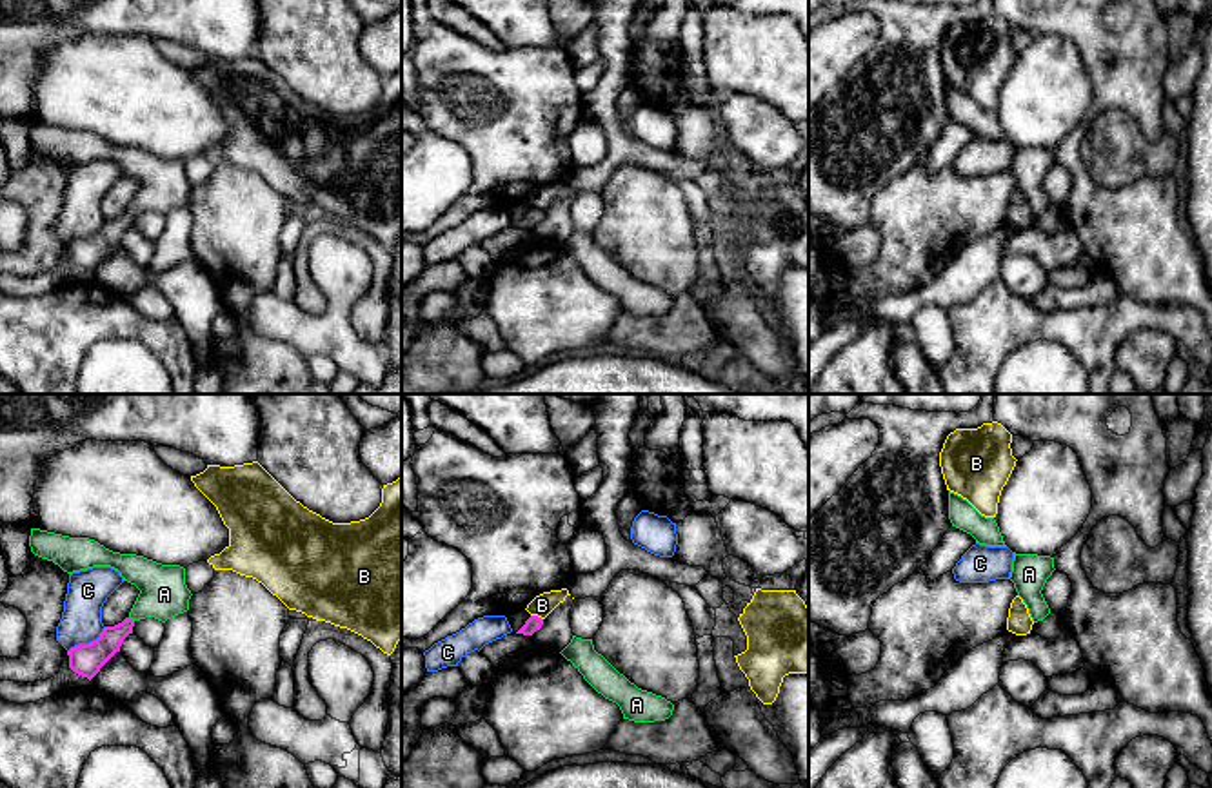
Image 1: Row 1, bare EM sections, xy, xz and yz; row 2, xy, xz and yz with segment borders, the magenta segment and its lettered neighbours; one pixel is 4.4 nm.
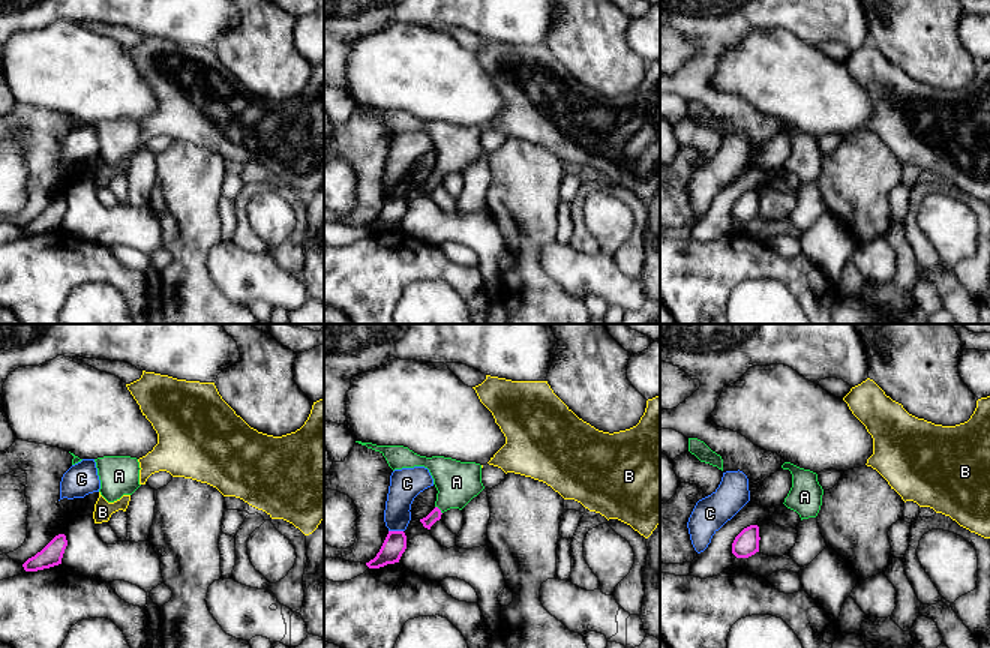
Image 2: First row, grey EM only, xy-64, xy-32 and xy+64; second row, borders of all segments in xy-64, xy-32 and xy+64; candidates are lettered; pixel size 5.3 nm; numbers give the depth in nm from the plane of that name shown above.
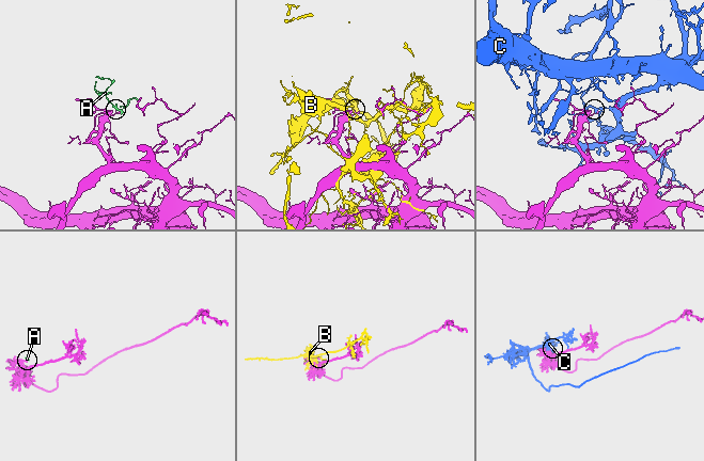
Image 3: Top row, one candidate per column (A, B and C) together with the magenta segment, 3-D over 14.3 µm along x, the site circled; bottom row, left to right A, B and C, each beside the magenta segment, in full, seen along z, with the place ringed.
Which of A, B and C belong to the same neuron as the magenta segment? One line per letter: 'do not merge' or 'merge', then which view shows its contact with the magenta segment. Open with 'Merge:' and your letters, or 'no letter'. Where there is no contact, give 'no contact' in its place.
Merge: A
A: merge; contact in xy
B: do not merge; contact in xz
C: do not merge; contact in xy

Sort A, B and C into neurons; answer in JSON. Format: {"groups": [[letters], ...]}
{"groups": [["A"], ["B"], ["C"]]}

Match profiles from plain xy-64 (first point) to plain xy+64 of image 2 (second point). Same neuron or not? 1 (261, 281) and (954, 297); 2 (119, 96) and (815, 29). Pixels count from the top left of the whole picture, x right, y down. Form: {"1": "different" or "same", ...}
{"1": "same", "2": "different"}

